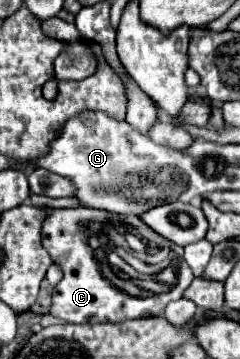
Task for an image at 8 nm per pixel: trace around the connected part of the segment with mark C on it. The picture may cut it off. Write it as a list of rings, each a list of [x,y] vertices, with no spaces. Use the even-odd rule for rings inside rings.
[[[46,207],[46,217],[42,221],[42,247],[50,253],[52,263],[56,263],[64,273],[64,279],[54,287],[54,293],[52,293],[52,305],[48,309],[52,317],[58,317],[66,323],[88,323],[88,325],[122,323],[128,319],[162,315],[170,301],[176,301],[182,297],[184,289],[194,279],[194,273],[190,271],[190,267],[186,267],[186,261],[182,259],[182,247],[168,241],[168,247],[178,257],[176,285],[168,293],[160,293],[158,297],[132,297],[126,291],[112,285],[112,281],[106,279],[100,271],[100,265],[94,259],[94,251],[90,249],[90,223],[94,221],[96,223],[112,221],[112,223],[128,223],[132,227],[148,227],[140,221],[140,217],[134,217],[134,215],[118,215],[118,213],[92,209],[92,207],[76,207],[76,209]]]

